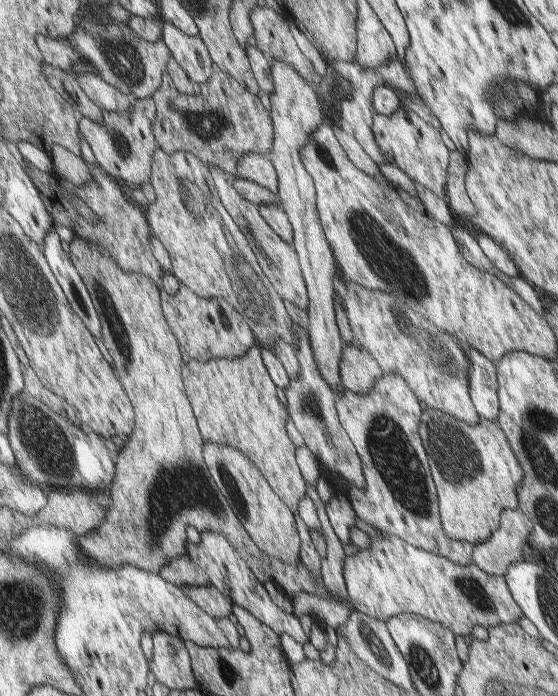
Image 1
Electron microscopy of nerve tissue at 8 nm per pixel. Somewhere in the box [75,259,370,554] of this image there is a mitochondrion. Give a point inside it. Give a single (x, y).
(126, 352)

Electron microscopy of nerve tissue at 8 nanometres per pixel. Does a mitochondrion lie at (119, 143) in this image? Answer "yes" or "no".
yes

